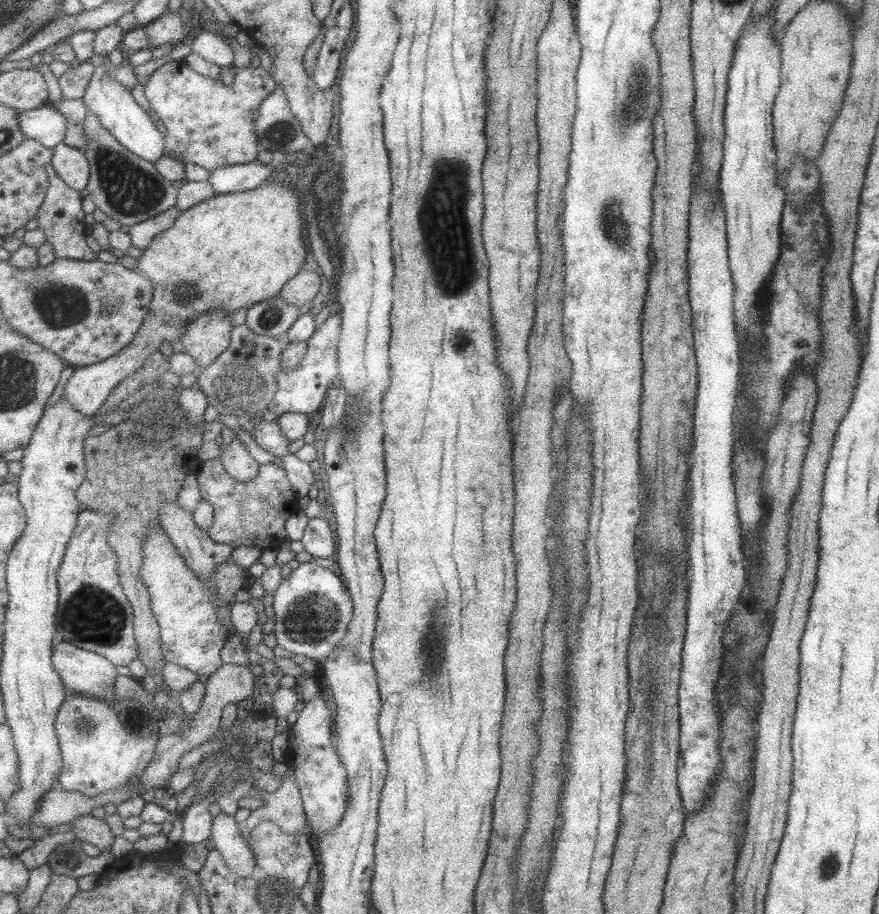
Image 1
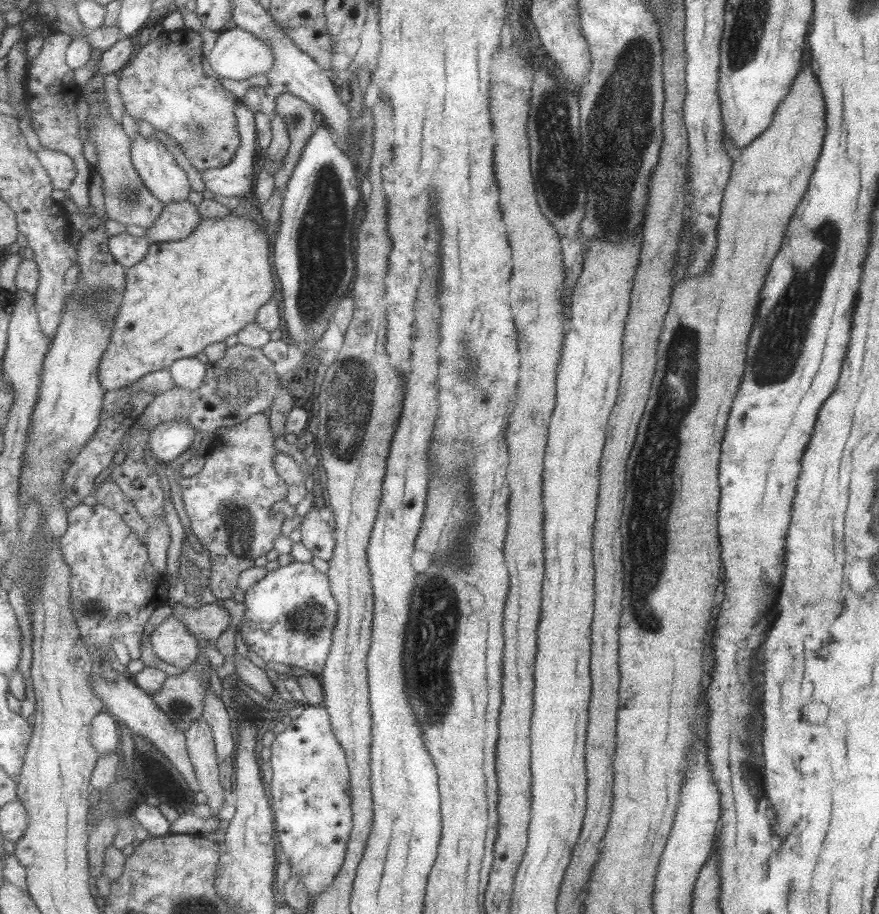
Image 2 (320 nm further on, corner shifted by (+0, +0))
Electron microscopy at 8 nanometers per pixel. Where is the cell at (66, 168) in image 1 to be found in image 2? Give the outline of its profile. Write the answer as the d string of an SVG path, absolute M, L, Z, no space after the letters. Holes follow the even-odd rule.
M42 146L35 154L43 170L48 174L52 188L66 194L67 187L70 186L77 174L71 157L67 156L66 153L49 150Z

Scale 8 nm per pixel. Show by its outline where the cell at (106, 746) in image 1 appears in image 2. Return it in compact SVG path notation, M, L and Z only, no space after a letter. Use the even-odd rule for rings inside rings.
M107 711L95 715L89 727L89 742L97 754L97 758L120 751L120 730L114 717Z

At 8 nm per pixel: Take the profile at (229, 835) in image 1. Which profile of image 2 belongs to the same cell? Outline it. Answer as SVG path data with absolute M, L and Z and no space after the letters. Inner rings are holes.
M199 717L184 732L186 752L193 766L199 784L199 792L206 794L206 804L211 809L211 816L217 816L220 807L225 803L223 790L219 786L219 770L214 752L213 734L207 723Z

